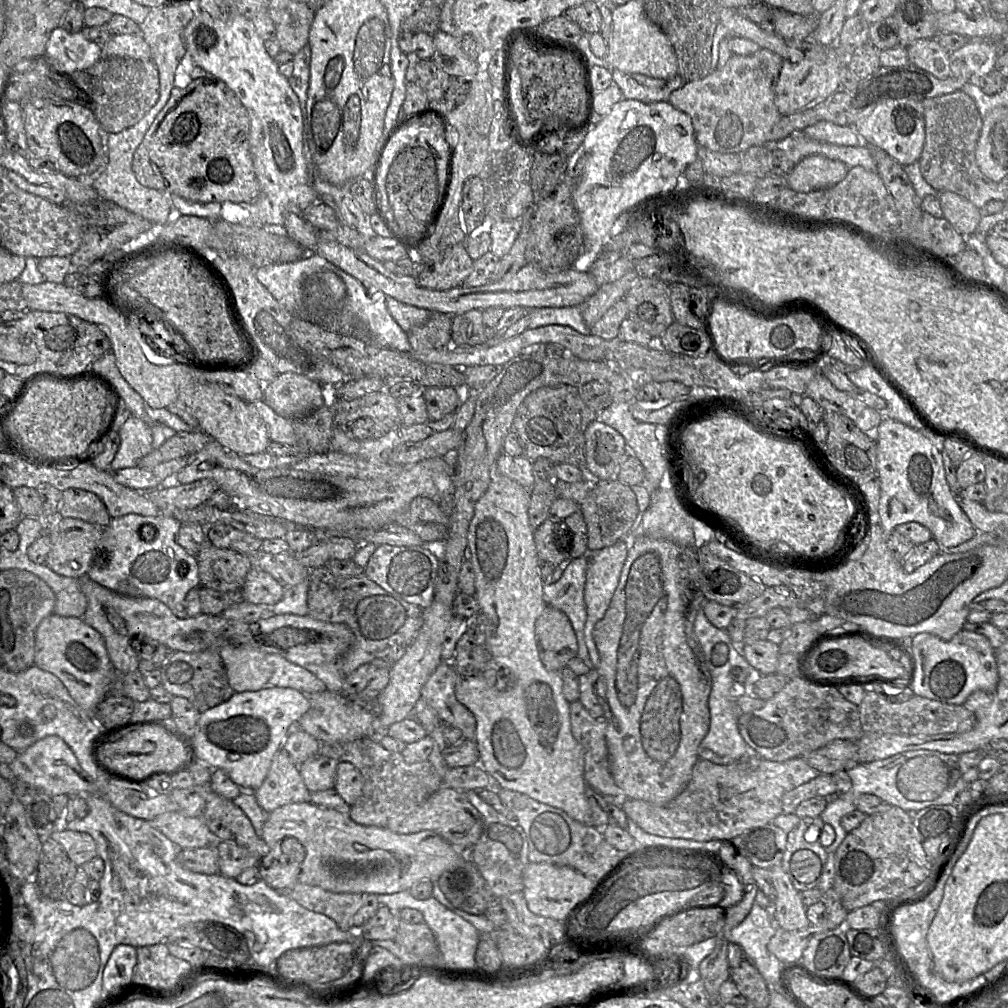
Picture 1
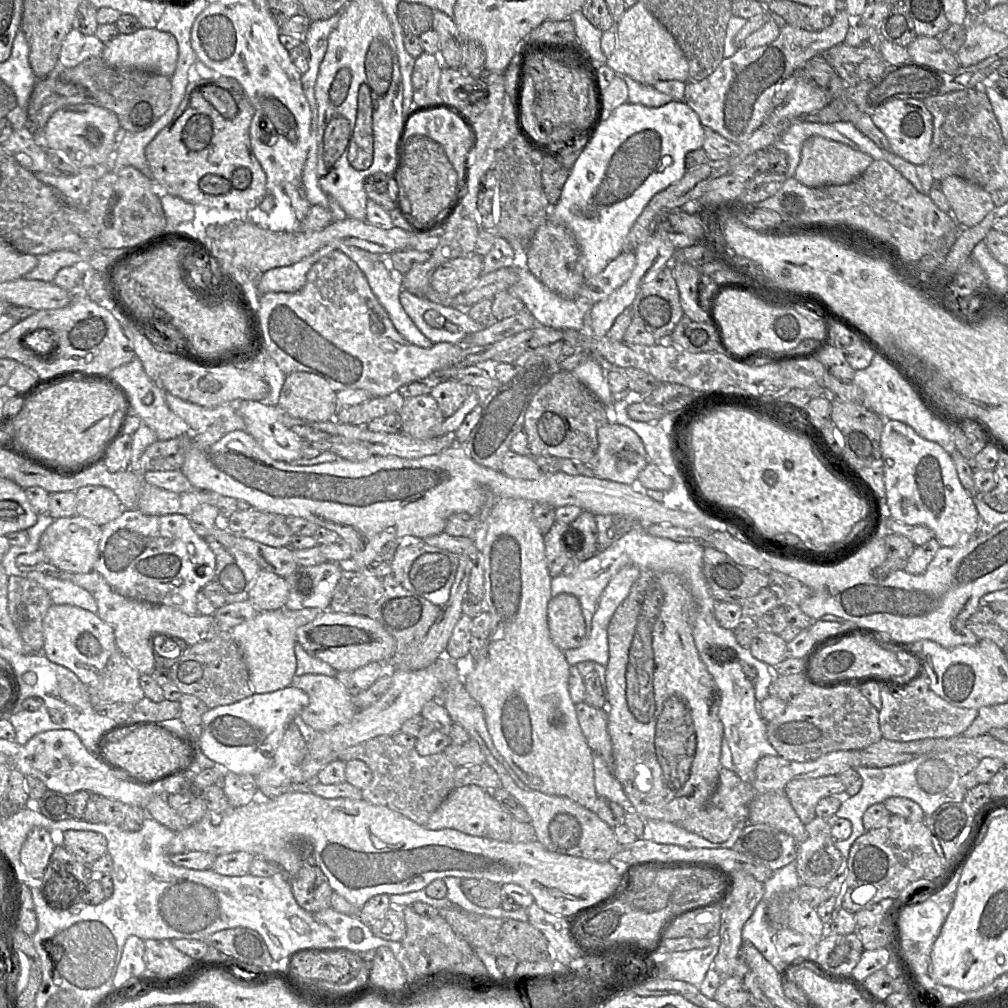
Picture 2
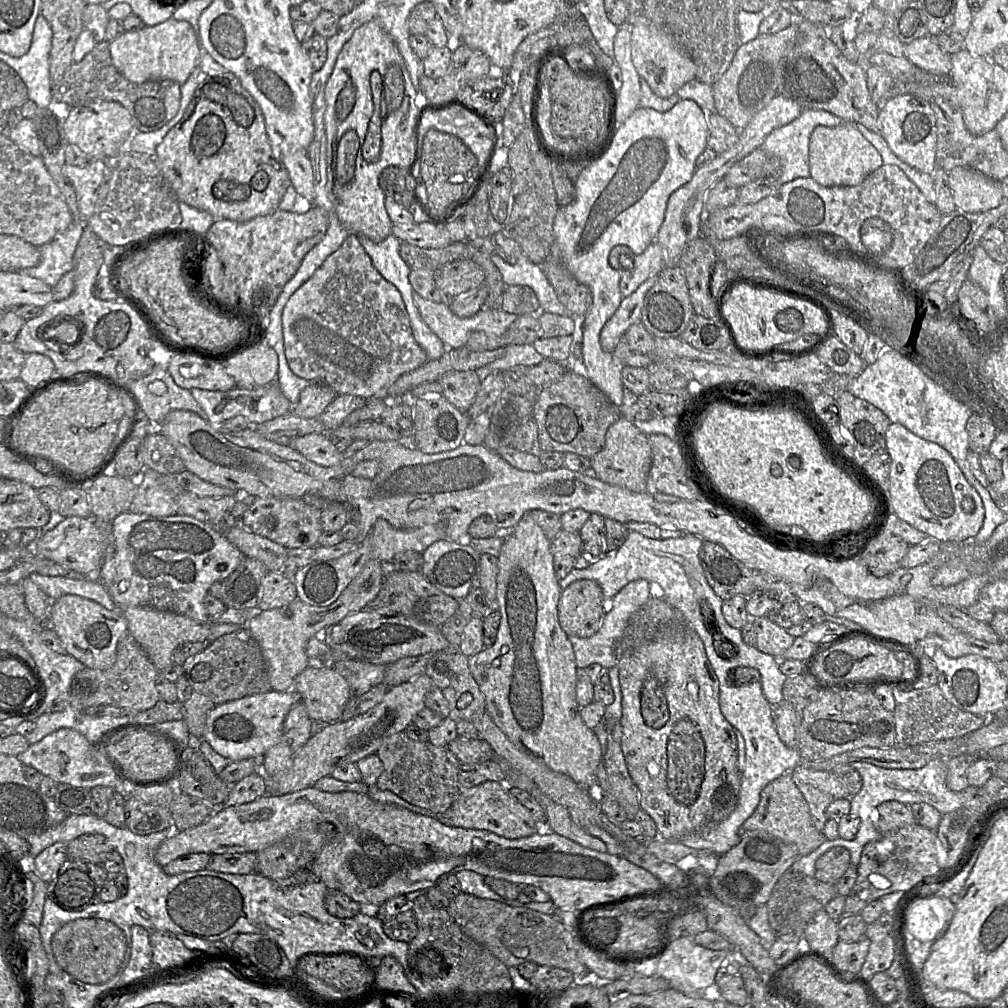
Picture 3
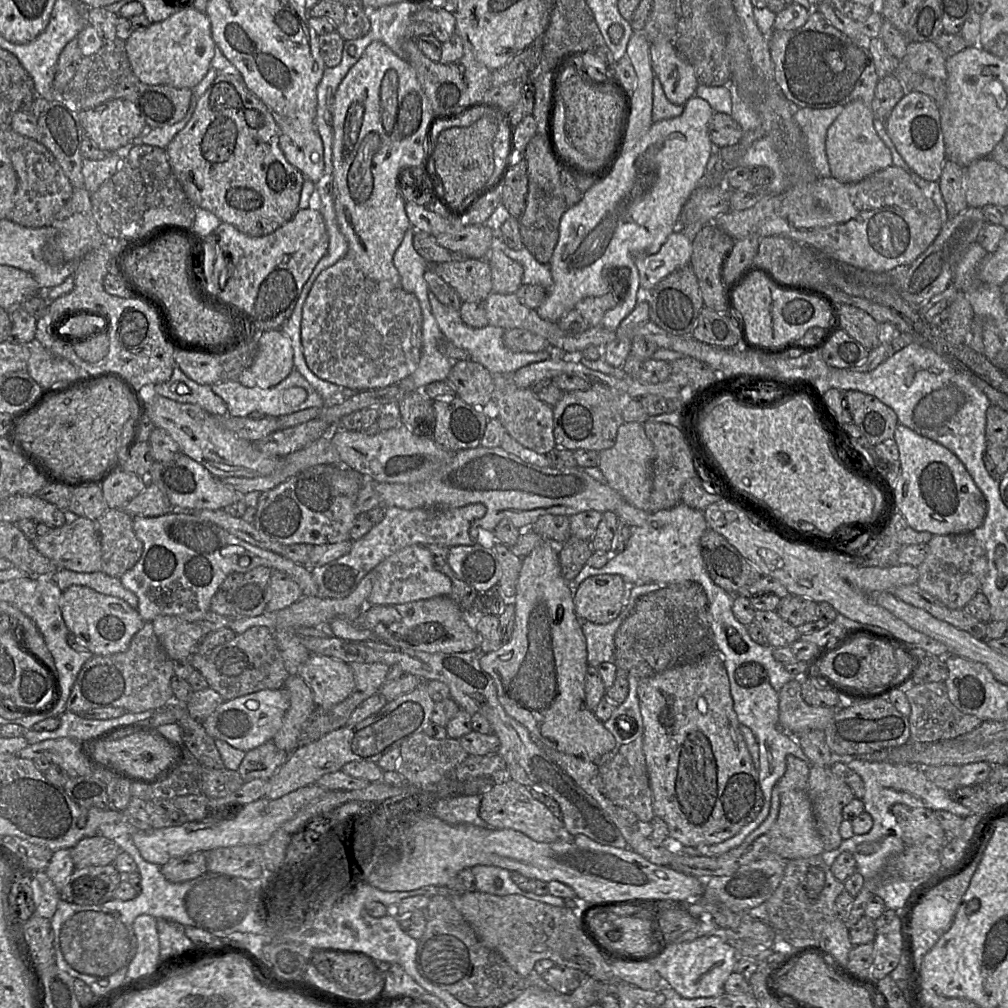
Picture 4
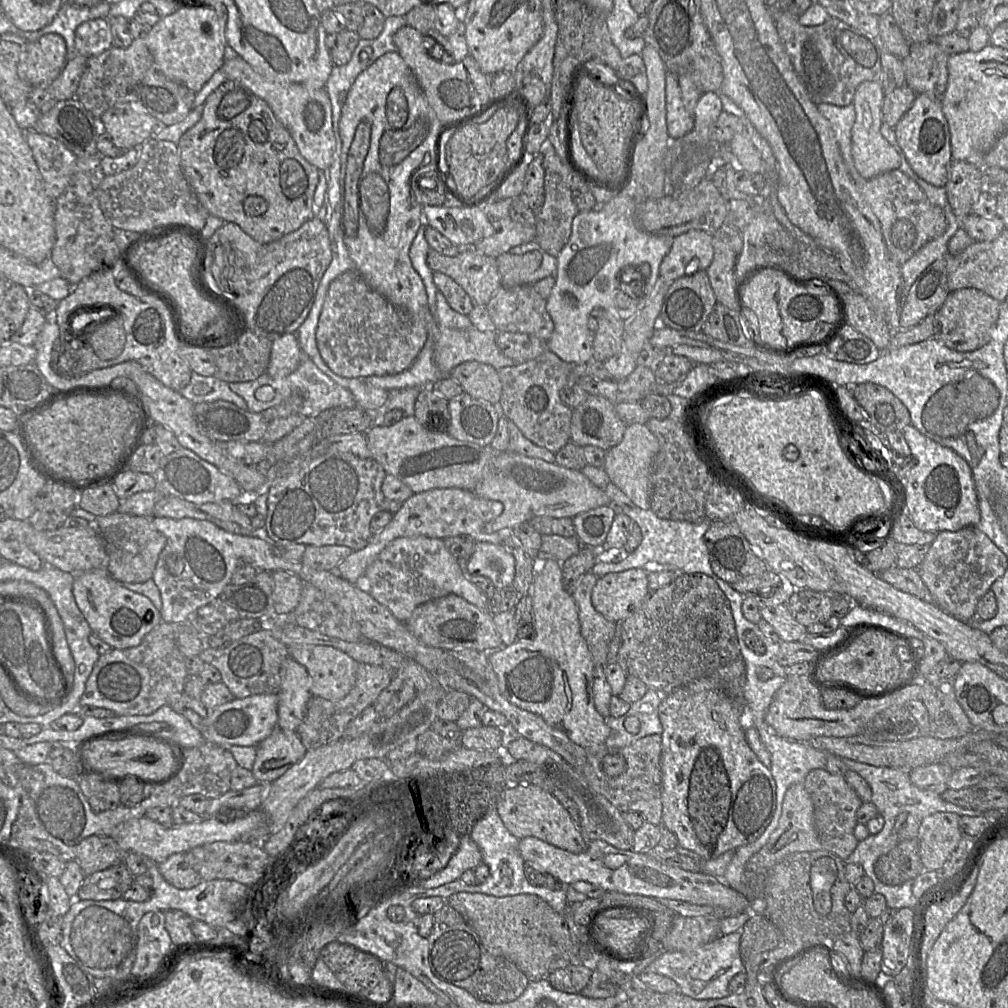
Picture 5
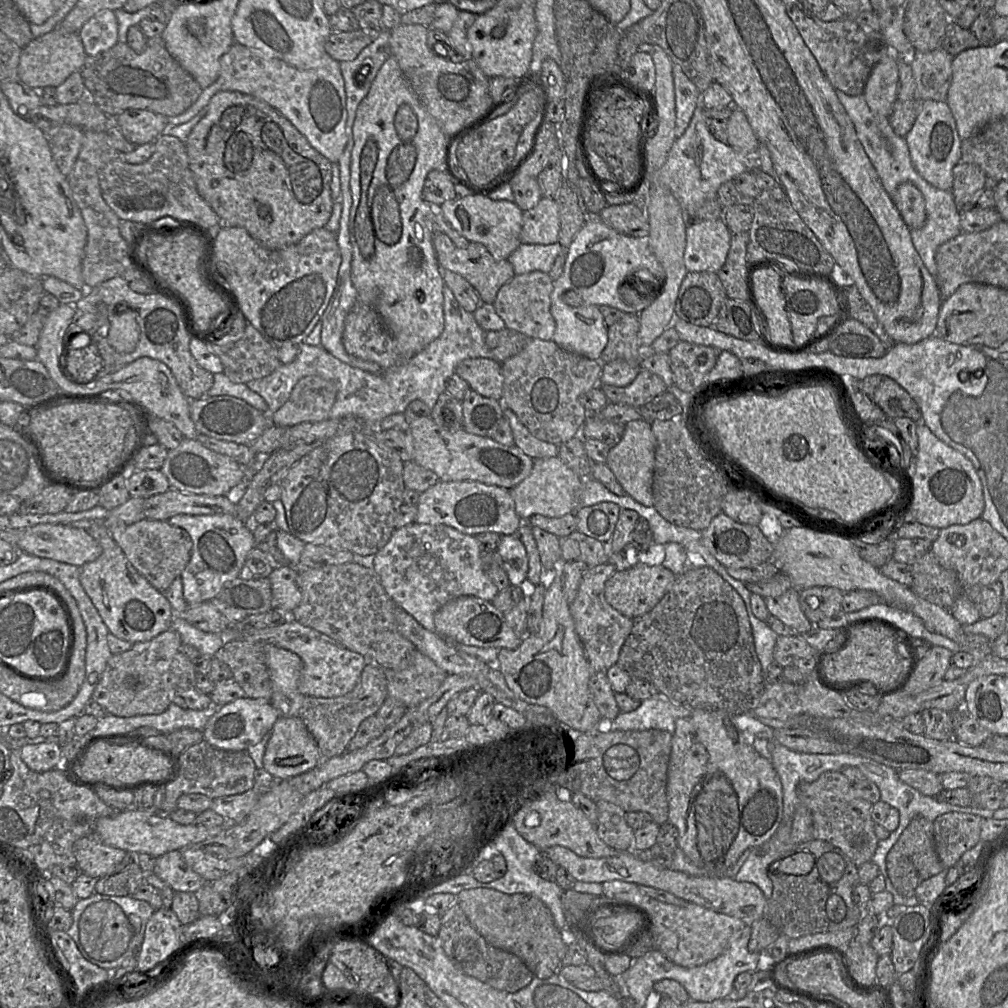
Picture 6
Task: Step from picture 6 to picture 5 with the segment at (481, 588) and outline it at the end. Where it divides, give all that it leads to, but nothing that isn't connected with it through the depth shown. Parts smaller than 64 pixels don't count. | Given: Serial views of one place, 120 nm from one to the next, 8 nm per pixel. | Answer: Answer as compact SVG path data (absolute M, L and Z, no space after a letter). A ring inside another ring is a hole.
M426 536L396 538L367 567L365 574L370 582L371 596L401 622L406 622L417 606L449 594L460 596L481 610L487 609L488 597L466 579L443 539Z

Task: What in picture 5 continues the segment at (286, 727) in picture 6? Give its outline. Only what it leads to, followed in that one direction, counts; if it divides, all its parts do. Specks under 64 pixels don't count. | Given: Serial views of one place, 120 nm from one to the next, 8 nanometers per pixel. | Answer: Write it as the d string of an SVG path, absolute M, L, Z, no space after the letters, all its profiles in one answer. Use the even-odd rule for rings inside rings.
M275 727L272 733L256 747L252 774L258 783L272 783L307 752L297 731Z

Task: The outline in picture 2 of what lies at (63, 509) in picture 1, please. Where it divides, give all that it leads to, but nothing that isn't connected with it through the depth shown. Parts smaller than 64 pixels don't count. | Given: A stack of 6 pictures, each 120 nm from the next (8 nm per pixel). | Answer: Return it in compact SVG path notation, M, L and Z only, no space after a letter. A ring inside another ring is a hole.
M85 486L75 494L76 515L83 516L99 526L117 519L125 510L115 493L103 486Z

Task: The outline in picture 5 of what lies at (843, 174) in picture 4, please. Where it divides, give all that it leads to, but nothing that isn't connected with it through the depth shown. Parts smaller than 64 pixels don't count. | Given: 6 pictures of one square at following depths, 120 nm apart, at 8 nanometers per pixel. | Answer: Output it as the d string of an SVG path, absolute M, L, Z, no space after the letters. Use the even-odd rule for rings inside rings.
M880 81L862 82L855 94L852 104L855 108L855 122L851 130L851 154L857 172L864 179L871 179L884 172L898 169L900 157L896 150L882 136L882 104L885 92Z

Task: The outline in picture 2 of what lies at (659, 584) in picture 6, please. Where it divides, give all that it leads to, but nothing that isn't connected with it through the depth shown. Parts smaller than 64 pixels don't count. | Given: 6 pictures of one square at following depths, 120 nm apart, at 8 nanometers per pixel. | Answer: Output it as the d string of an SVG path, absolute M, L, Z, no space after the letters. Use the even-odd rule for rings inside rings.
M562 593L553 597L547 609L550 637L560 650L583 646L587 641L587 627L578 598Z

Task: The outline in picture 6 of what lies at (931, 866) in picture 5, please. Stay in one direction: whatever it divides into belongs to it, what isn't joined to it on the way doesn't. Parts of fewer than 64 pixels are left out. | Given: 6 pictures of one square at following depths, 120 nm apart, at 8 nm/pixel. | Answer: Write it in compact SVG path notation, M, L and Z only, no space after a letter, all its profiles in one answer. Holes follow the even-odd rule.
M948 812L933 821L935 849L944 869L954 866L966 851L980 841L981 826L984 820L985 818L973 814Z

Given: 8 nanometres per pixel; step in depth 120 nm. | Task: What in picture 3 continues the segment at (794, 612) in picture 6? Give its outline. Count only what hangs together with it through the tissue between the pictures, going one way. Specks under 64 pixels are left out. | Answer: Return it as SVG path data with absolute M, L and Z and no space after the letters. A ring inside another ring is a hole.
M766 616L751 618L756 631L755 647L775 658L781 658L783 653L793 644L794 637L786 629L774 624Z

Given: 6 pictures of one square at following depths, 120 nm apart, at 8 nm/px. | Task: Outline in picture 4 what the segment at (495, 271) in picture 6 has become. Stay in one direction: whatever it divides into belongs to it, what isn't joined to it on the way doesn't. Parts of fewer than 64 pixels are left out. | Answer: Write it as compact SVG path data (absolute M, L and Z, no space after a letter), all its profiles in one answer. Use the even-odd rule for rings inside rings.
M467 258L443 263L426 263L426 269L450 285L462 302L485 301L493 293L491 269L484 259Z

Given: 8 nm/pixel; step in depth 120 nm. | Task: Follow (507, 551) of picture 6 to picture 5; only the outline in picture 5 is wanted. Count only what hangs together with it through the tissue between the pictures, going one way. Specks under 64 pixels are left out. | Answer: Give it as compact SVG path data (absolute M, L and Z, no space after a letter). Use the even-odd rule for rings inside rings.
M478 542L466 564L466 572L491 580L496 589L512 586L515 559L501 544Z

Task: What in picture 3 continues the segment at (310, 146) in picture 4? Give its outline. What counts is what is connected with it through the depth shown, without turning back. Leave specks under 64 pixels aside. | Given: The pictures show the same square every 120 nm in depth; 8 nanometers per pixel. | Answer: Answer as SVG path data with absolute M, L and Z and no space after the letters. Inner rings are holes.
M307 150L282 153L281 161L288 172L291 186L297 194L313 203L314 175Z

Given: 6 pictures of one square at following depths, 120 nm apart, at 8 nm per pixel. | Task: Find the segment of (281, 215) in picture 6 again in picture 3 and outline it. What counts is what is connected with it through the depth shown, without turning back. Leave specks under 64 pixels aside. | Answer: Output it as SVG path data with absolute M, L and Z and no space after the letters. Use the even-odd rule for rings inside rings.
M231 72L206 76L197 86L182 119L171 128L155 151L155 162L176 198L208 212L214 219L247 222L271 214L291 186L280 156L272 148L262 110Z

